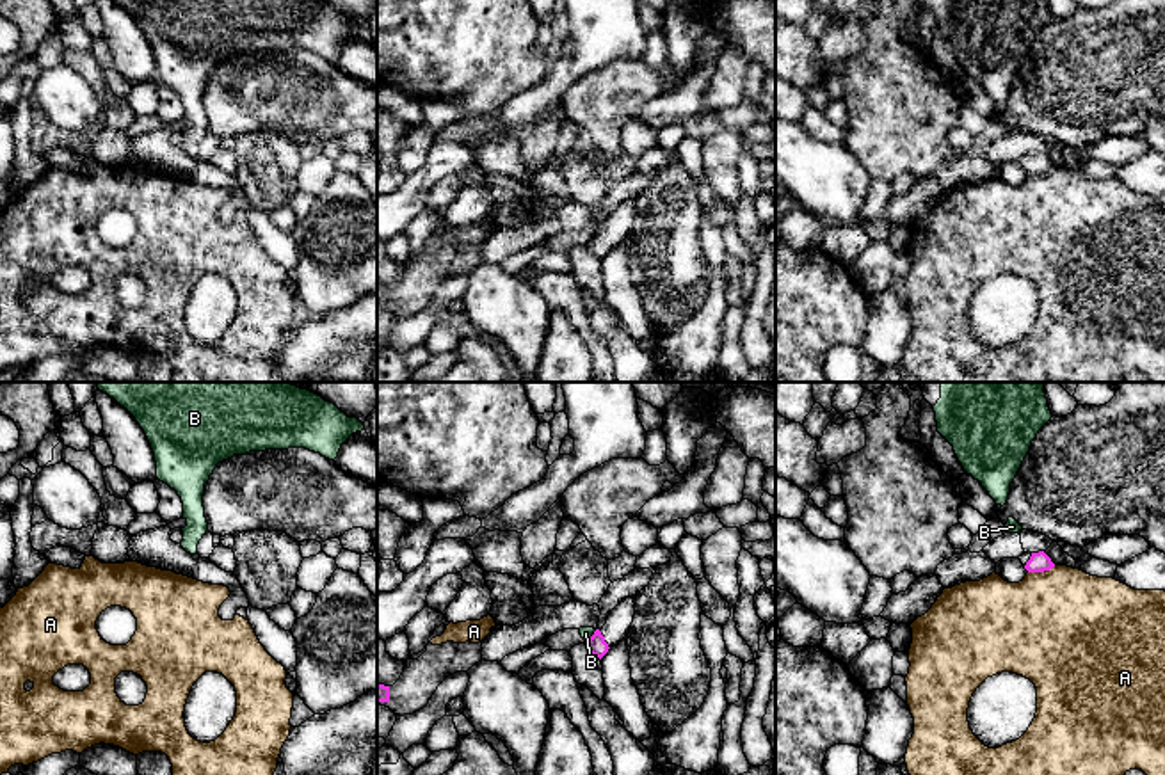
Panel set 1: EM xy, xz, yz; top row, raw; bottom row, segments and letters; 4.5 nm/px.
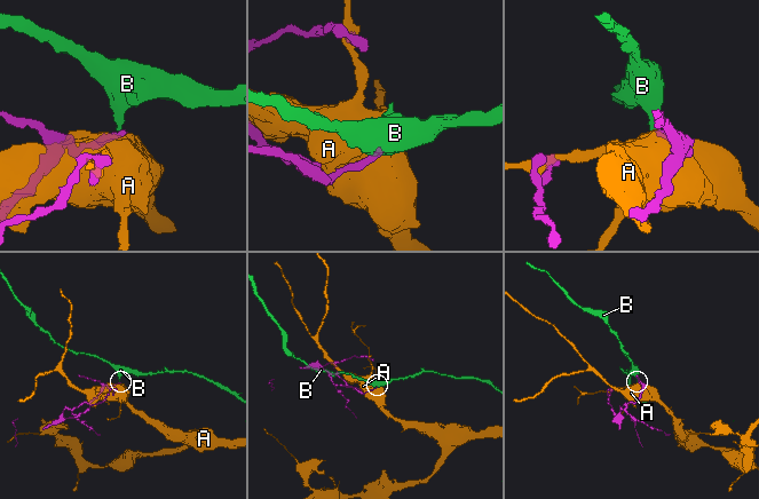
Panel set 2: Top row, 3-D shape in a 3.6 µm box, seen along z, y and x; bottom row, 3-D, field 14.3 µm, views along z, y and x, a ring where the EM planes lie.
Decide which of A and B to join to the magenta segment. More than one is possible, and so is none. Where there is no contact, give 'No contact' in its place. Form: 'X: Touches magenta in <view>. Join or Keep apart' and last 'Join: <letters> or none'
A: Touches magenta in yz. Keep apart
B: Touches magenta in xz. Keep apart
Join: none

